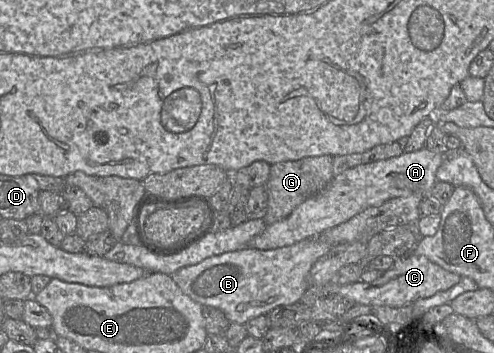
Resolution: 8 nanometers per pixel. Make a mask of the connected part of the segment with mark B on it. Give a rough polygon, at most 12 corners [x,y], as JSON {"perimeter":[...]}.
{"perimeter":[[247,246],[171,276],[245,325],[298,302],[331,248]]}

